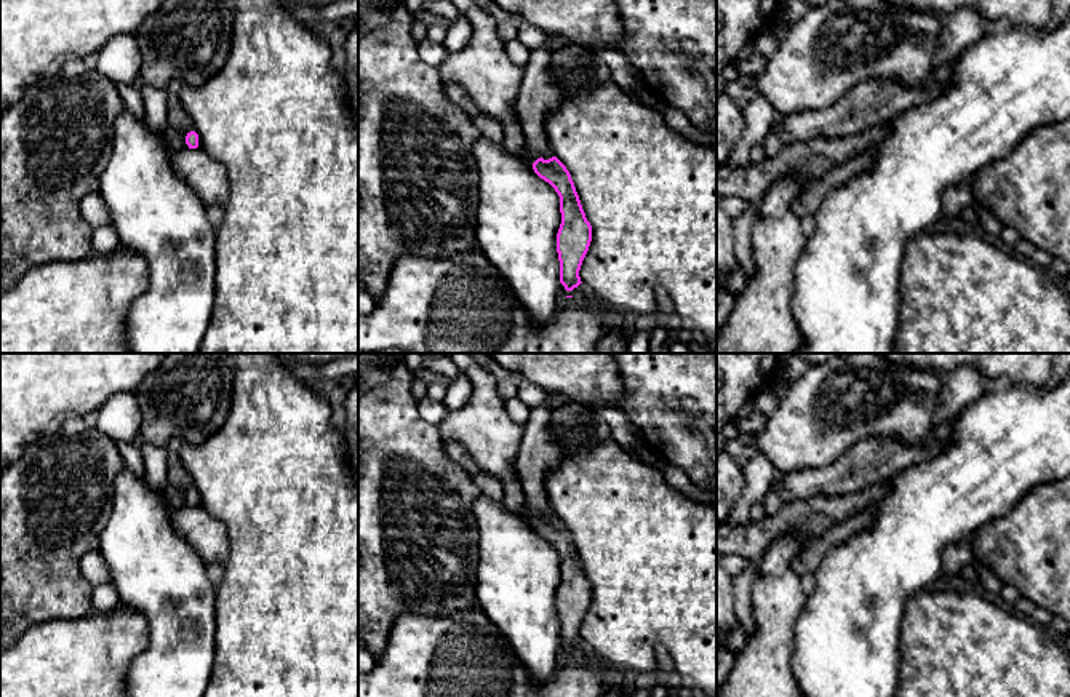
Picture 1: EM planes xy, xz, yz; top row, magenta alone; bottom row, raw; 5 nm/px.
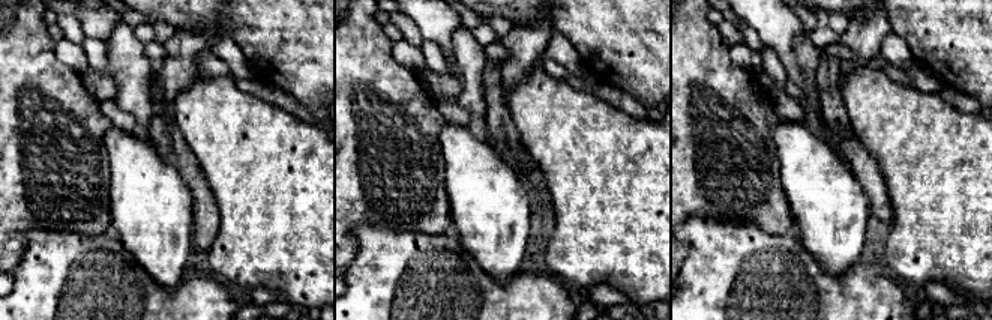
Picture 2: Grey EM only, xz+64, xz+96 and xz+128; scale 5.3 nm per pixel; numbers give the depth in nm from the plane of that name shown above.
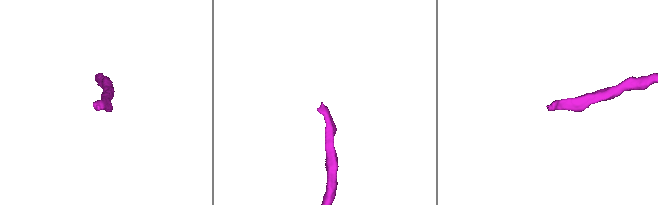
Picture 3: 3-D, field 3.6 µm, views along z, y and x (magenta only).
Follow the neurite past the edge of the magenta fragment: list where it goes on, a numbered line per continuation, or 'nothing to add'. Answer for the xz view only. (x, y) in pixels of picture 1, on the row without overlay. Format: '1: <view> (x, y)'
1: xz (531, 510)

